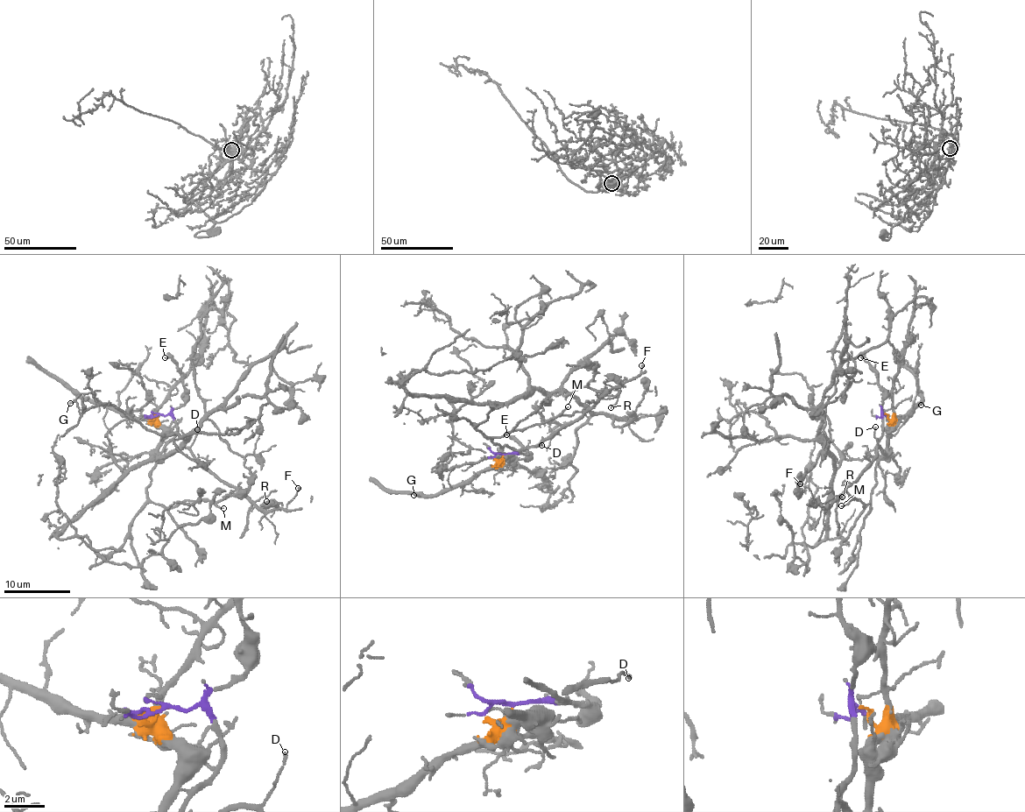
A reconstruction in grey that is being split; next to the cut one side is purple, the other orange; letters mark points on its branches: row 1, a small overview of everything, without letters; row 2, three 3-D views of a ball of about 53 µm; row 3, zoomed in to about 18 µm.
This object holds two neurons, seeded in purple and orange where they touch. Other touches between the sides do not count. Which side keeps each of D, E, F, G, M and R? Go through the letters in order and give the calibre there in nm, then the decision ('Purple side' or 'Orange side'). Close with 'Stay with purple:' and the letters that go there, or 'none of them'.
D: Thickness 120 nm. Orange side
E: Thickness 140 nm. Purple side
F: Thickness 120 nm. Orange side
G: Thickness 90 nm. Orange side
M: Thickness 110 nm. Purple side
R: Thickness 160 nm. Orange side
Stay with purple: E, M

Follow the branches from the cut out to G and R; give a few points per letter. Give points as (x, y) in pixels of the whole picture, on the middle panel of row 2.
G: (503, 455), (495, 462), (434, 496), (413, 495)
R: (503, 455), (500, 461), (546, 441), (579, 418), (603, 394), (618, 387), (618, 399), (611, 407)

